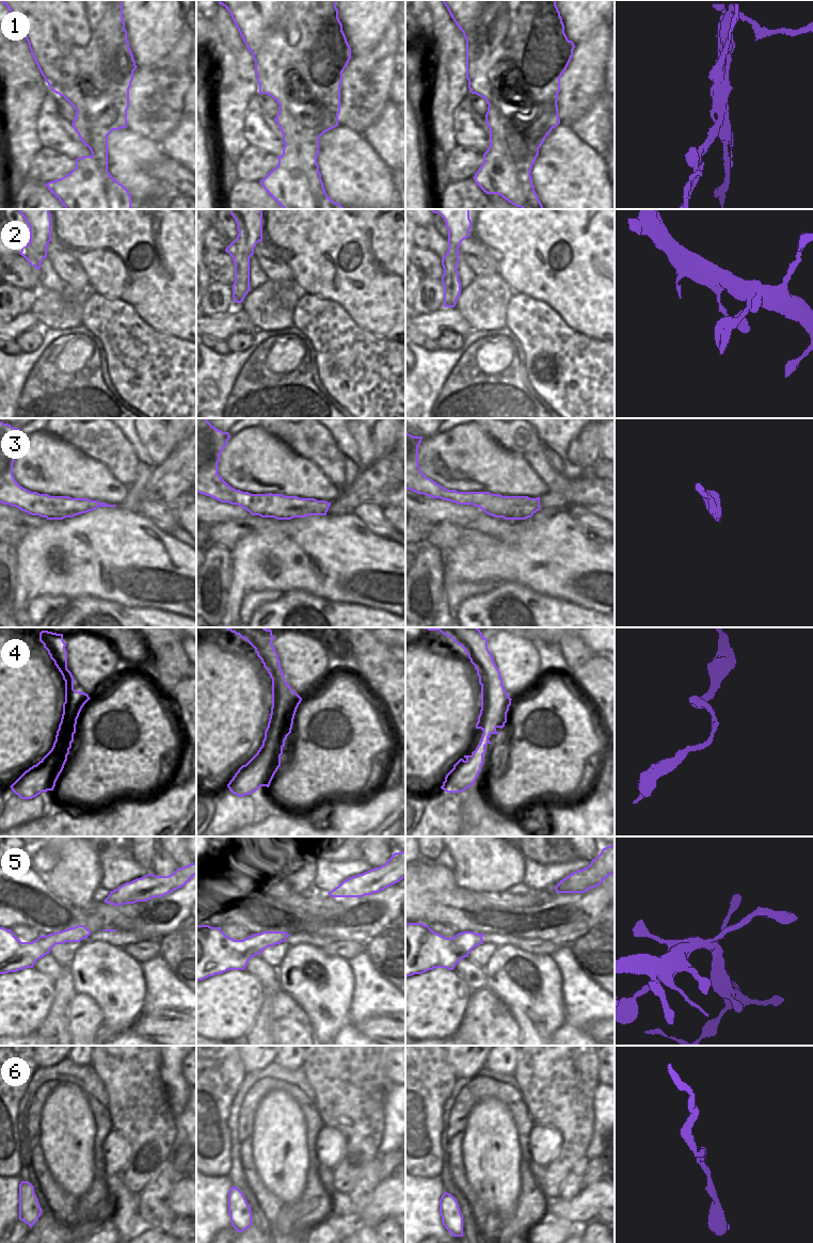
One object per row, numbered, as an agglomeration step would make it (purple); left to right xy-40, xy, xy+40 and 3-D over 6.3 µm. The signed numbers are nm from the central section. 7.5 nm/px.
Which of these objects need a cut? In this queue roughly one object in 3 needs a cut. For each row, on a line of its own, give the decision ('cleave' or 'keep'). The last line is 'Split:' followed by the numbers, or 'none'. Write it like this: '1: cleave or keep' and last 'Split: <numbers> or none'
1: cleave
2: keep
3: cleave
4: keep
5: keep
6: cleave
Split: 1, 3, 6

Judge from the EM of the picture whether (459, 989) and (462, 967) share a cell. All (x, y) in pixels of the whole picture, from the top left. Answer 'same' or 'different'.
different

